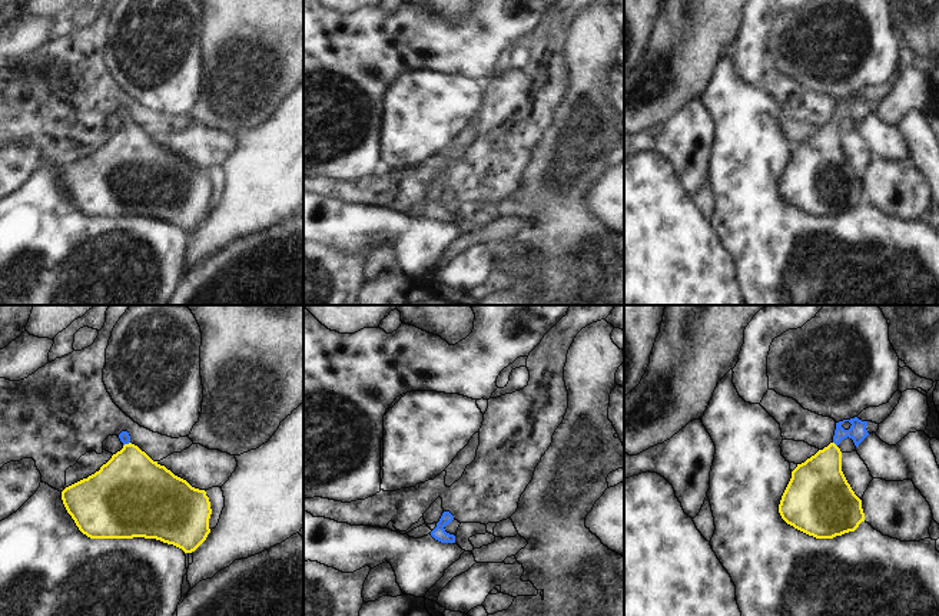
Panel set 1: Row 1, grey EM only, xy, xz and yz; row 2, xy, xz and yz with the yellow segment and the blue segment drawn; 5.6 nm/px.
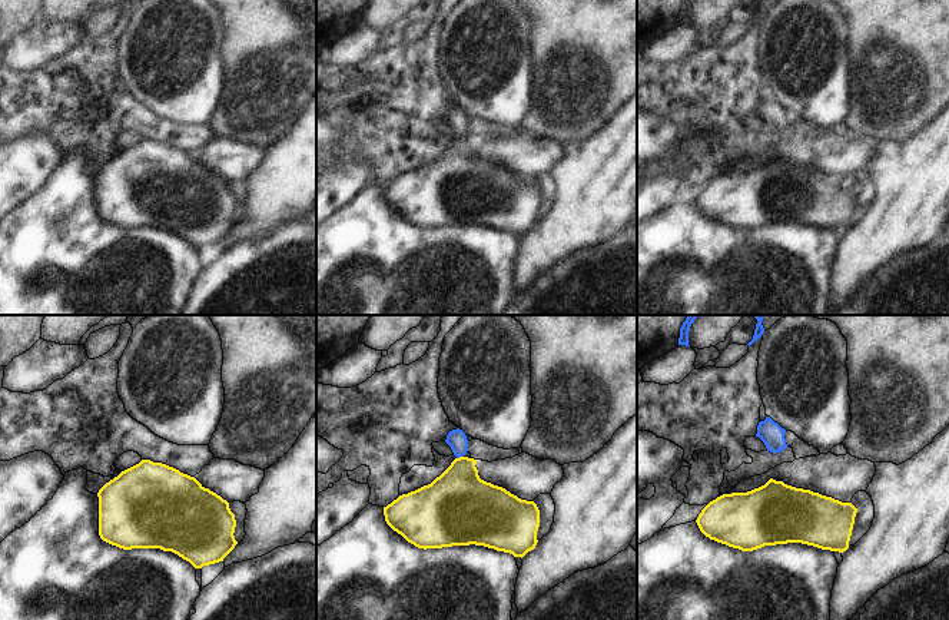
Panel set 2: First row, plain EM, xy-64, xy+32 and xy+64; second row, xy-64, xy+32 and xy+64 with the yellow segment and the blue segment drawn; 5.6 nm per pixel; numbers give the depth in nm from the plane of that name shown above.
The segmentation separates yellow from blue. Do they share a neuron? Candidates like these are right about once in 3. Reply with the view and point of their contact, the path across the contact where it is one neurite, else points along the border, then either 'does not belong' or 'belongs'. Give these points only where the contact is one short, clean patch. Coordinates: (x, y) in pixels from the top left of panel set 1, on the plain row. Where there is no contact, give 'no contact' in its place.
meets yellow in yz at (835, 123); runs through yz (819, 165), (820, 154), (835, 123), (845, 112), (858, 112); belongs

